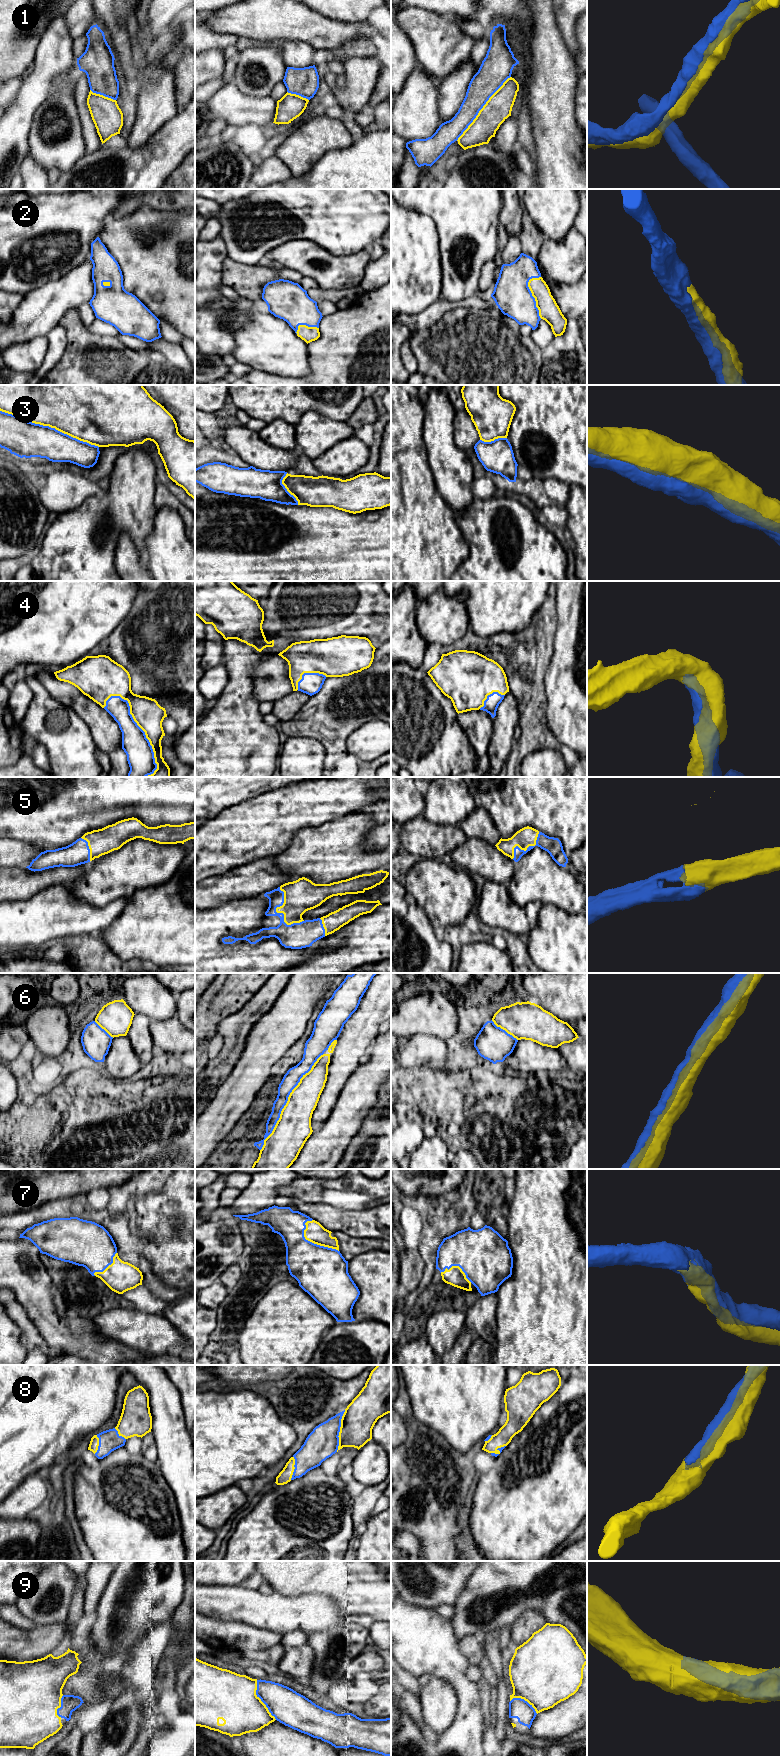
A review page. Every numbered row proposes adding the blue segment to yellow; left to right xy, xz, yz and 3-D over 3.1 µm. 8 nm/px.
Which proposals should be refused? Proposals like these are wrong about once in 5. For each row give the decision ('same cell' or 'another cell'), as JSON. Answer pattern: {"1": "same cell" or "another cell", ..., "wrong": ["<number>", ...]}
{"1": "same cell", "2": "same cell", "3": "same cell", "4": "same cell", "5": "same cell", "6": "another cell", "7": "same cell", "8": "same cell", "9": "same cell", "wrong": ["6"]}

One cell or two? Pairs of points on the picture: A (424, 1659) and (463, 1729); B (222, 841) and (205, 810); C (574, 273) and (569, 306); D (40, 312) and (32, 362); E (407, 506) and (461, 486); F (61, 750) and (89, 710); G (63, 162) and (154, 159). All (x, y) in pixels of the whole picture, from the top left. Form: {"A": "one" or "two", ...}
{"A": "one", "B": "two", "C": "two", "D": "two", "E": "two", "F": "two", "G": "two"}

